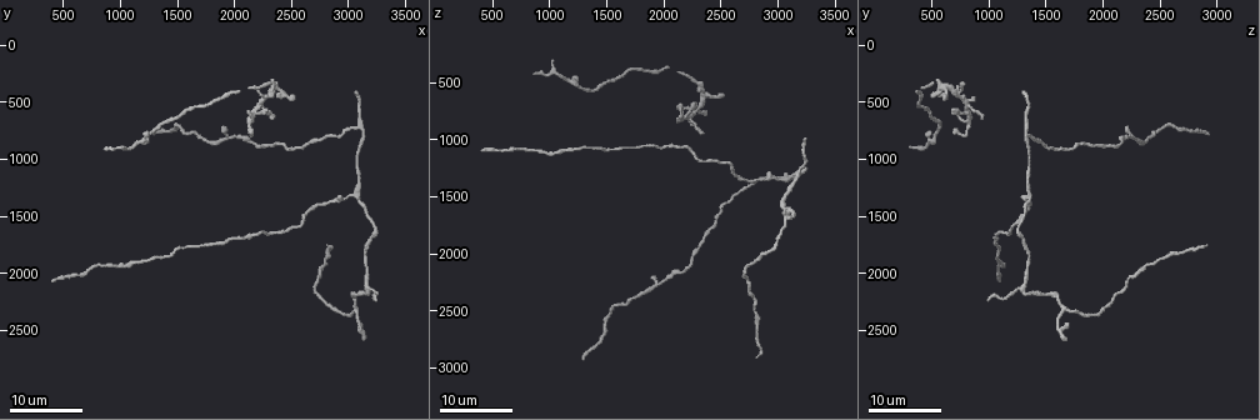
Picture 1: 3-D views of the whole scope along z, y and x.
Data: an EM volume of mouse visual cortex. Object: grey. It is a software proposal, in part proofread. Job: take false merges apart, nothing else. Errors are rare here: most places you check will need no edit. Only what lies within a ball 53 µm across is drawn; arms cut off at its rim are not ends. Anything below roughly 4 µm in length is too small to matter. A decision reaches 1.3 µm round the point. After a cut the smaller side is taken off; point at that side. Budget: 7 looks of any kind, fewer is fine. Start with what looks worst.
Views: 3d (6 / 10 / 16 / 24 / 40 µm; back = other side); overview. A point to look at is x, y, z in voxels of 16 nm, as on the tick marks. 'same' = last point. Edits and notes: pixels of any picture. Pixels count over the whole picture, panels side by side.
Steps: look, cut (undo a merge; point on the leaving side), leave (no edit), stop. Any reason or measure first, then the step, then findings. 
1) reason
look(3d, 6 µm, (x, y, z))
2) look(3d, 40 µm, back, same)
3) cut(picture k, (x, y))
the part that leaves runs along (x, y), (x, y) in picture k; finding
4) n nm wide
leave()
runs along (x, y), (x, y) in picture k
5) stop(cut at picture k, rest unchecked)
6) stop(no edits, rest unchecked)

four-way junction
look(3d, 16 µm, (2220, 520, 800))

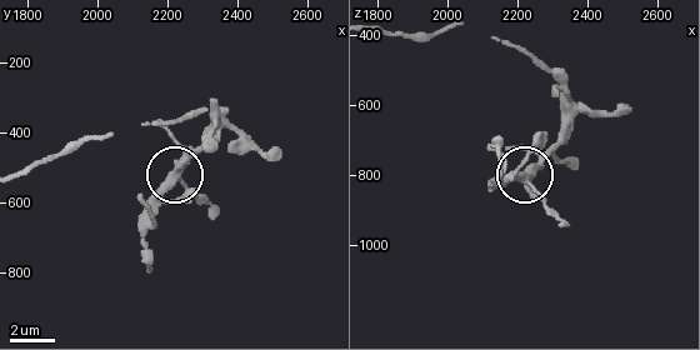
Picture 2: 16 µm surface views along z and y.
look(3d, 6 µm, (2210, 520, 800))

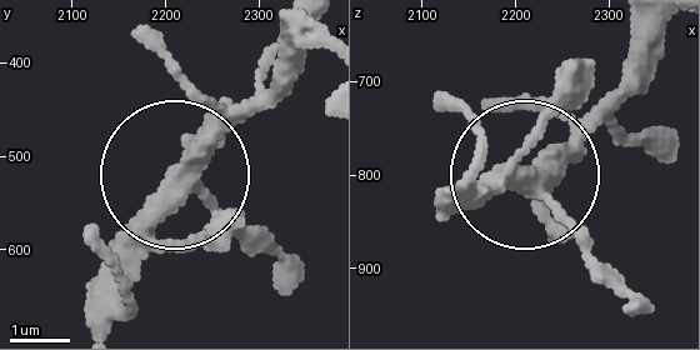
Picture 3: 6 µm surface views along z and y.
4 arms
leave()
one neuron here

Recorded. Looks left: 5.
three-way junction
look(3d, 24 µm, (1940, 840, 2260))

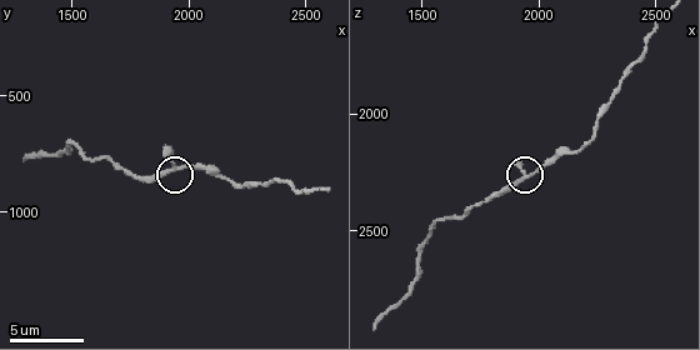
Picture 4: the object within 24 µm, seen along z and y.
zoom in
look(3d, 10 µm, (1930, 820, 2270))

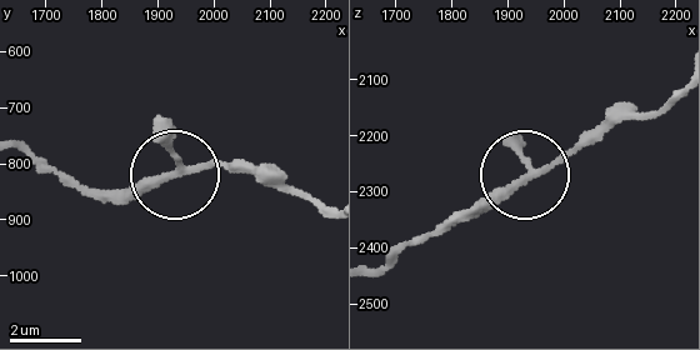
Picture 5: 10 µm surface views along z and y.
leave()
runs along (675, 95), (496, 189), (445, 233) in picture 5; all the same neuron

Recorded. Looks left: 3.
a fork
look(3d, 16 µm, (3080, 1320, 1340))

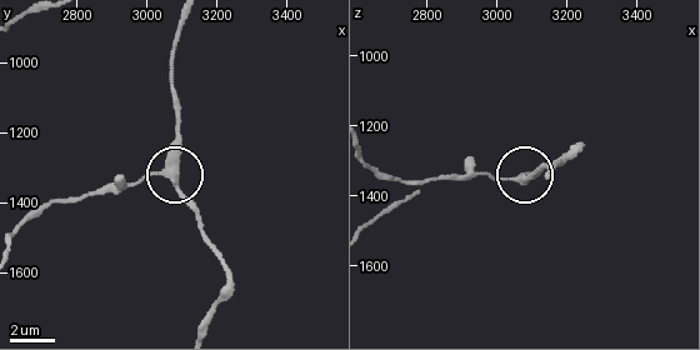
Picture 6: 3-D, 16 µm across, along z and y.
look(3d, 10 µm, (3060, 1320, 1360))

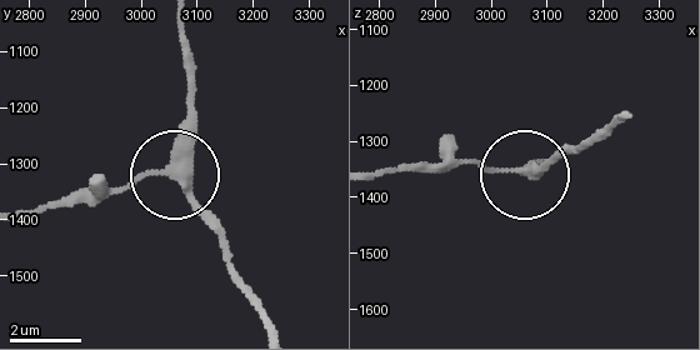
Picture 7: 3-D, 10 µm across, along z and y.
leave()
one neuron here

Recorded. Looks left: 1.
stop(no edits, rest unchecked)

